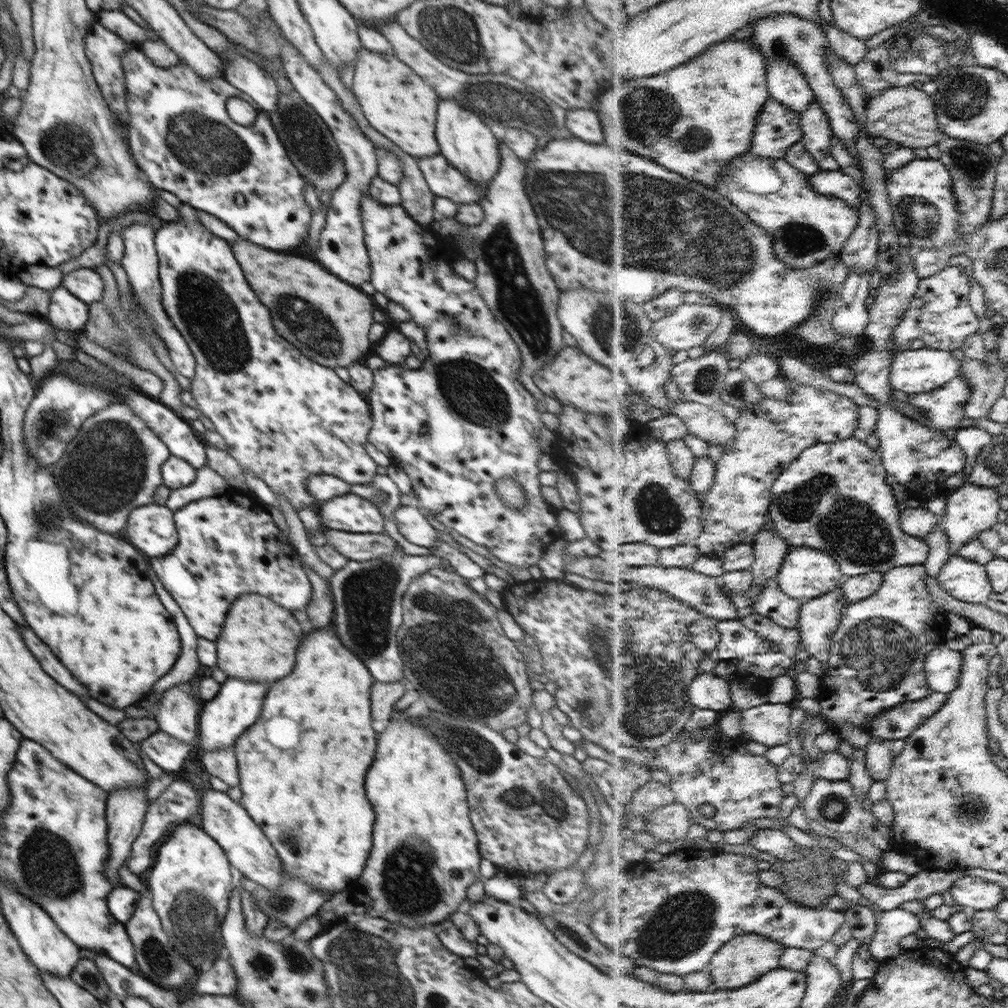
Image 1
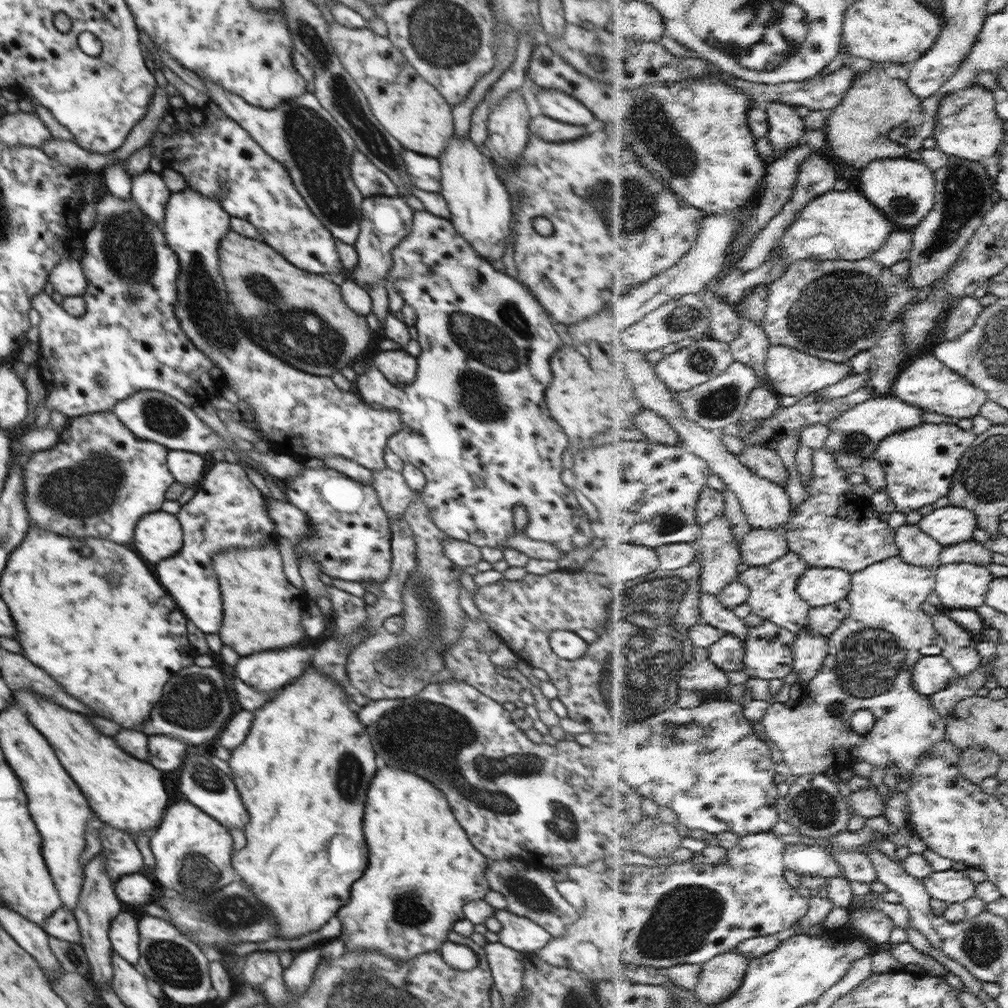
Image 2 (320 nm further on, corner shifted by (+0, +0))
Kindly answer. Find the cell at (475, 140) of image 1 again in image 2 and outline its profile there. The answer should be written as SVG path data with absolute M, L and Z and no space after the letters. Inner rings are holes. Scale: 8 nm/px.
M453 135L444 149L444 152L438 158L441 166L441 195L444 197L450 211L450 222L454 225L454 229L460 234L460 237L466 238L468 245L487 261L500 261L504 257L506 249L506 238L511 234L510 222L512 221L512 204L510 203L510 191L506 183L501 181L496 165L493 166L492 158L486 157L470 141L467 136L458 138Z

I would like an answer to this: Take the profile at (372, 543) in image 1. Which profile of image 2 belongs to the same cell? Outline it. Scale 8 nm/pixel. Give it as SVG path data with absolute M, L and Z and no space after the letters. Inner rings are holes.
M266 498L266 507L268 516L274 523L274 528L279 536L286 537L289 540L309 537L309 522L298 507L280 500L269 500Z

